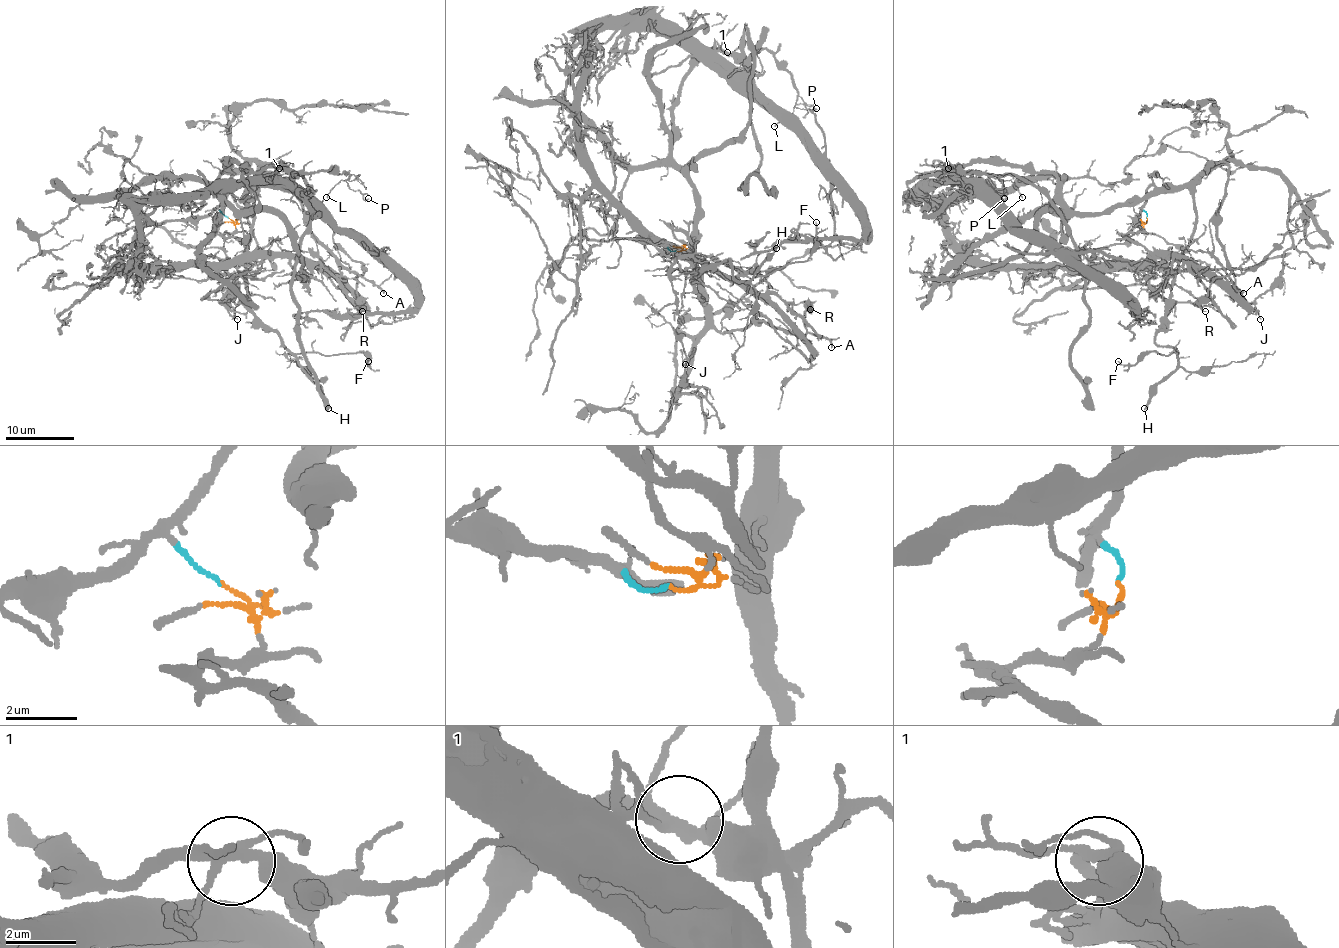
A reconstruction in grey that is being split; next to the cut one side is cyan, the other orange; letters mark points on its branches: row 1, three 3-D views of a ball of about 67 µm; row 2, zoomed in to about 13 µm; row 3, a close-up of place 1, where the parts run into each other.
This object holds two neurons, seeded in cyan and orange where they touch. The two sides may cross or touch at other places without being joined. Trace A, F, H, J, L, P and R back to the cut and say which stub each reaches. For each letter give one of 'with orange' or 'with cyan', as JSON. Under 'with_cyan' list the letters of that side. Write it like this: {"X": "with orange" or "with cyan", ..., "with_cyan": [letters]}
{"A": "with cyan", "F": "with cyan", "H": "with cyan", "J": "with cyan", "L": "with cyan", "P": "with cyan", "R": "with cyan", "with_cyan": ["A", "F", "H", "J", "L", "P", "R"]}

